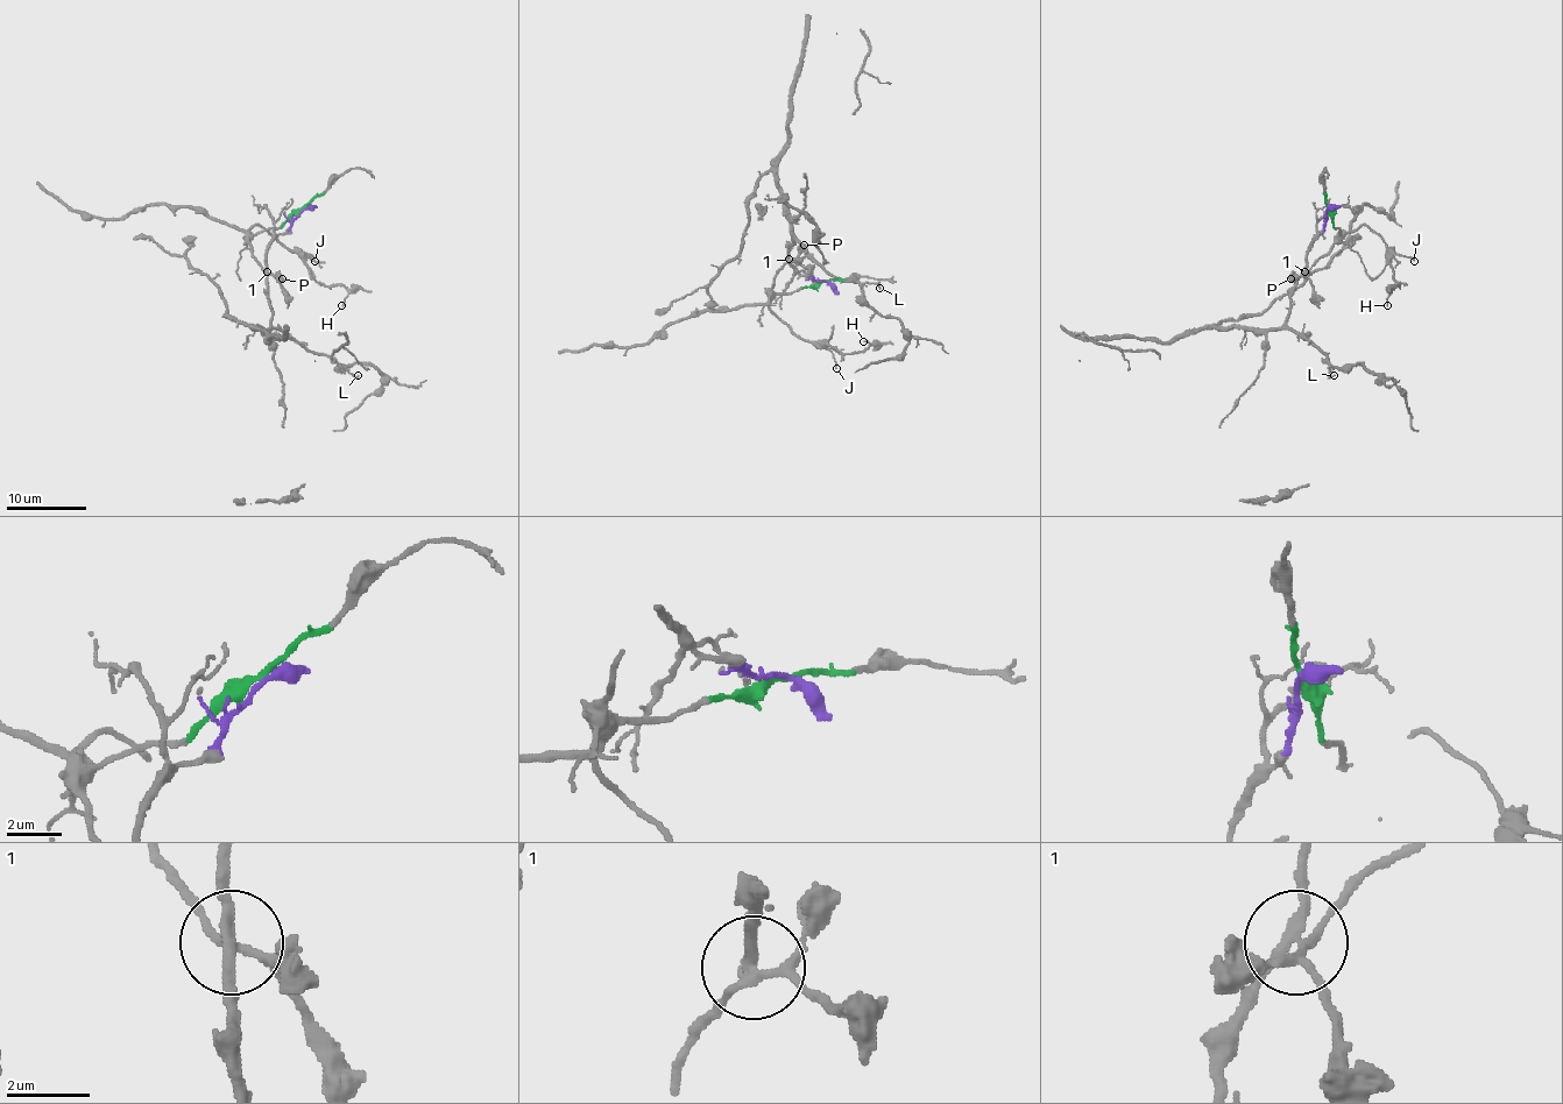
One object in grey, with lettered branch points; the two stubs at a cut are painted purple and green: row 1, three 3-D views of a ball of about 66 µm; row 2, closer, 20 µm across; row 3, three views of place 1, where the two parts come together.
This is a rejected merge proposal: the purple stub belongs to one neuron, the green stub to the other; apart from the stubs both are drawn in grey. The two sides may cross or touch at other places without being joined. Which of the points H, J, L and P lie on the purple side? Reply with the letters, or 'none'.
L

